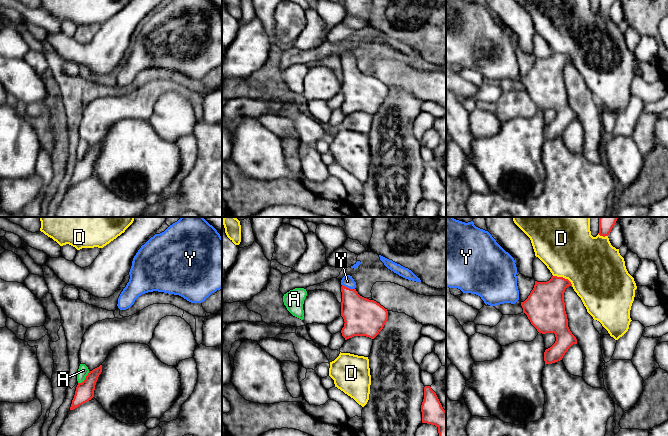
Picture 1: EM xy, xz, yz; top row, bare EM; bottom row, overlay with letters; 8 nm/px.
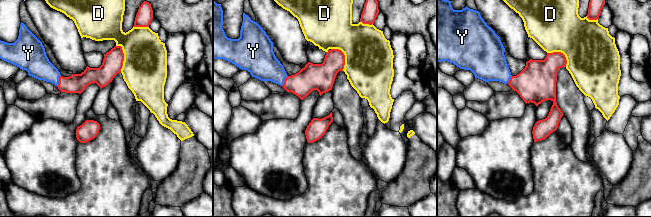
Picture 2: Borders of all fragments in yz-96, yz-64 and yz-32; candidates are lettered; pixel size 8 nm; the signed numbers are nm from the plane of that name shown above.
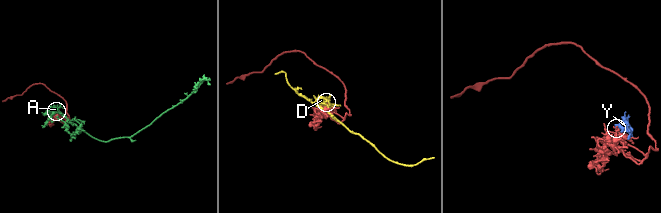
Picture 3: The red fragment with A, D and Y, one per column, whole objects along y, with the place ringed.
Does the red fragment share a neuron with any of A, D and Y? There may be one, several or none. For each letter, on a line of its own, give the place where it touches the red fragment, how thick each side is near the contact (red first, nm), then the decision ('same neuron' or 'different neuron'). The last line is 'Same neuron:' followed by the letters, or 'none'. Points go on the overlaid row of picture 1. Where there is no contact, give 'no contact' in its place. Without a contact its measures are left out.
A: contact xy (85, 378); calibres 150 and 90 nm; different neuron
D: contact yz (564, 278); calibres 280 and 440 nm; different neuron
Y: contact xz (348, 288); calibres 280 and 90 nm; same neuron
Same neuron: Y

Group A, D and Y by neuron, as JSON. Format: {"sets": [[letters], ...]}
{"sets": [["A"], ["D"], ["Y"]]}

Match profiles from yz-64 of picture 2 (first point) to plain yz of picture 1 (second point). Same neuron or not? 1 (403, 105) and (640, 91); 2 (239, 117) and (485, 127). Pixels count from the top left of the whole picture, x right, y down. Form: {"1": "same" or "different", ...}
{"1": "different", "2": "same"}

